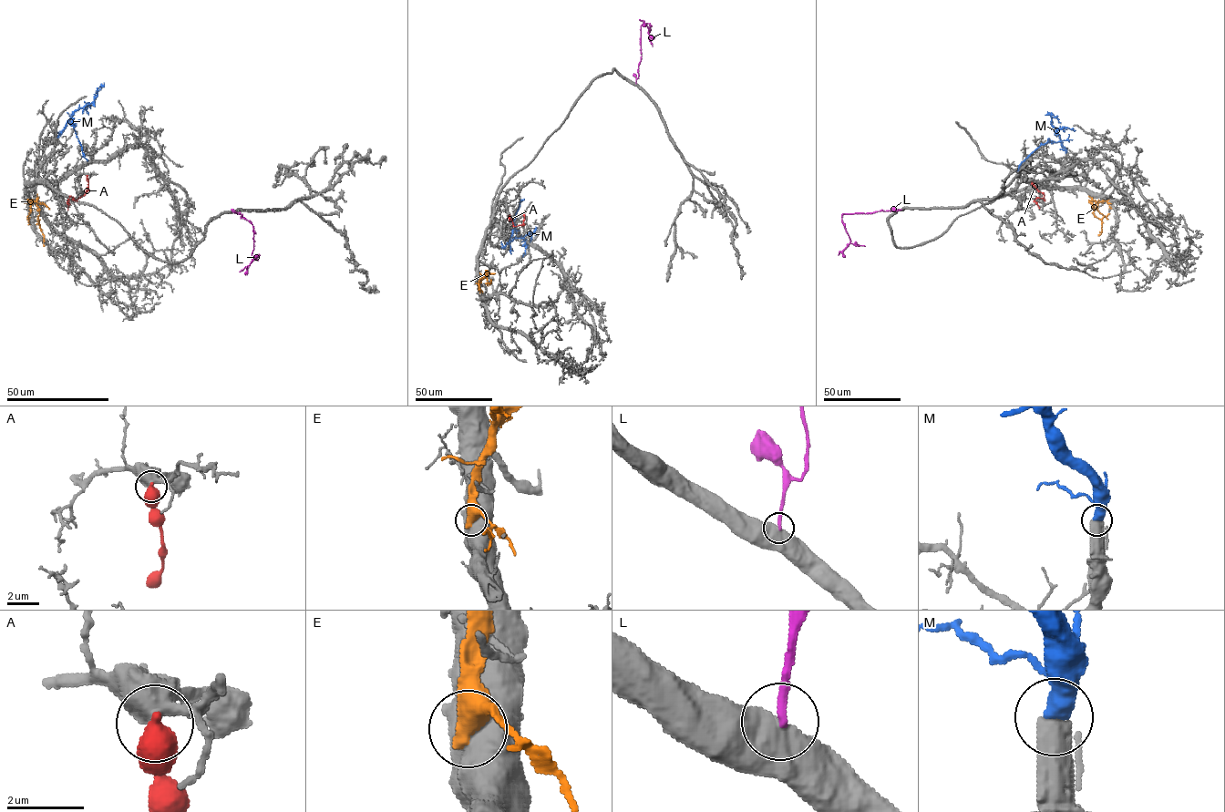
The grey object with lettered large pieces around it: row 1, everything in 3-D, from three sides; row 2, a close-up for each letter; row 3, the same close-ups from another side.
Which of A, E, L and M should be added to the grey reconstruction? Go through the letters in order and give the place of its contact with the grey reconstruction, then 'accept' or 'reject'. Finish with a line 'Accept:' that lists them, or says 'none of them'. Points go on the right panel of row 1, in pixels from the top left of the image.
A: meets grey at (1032, 182); reject
E: meets grey at (1107, 200); reject
L: meets grey at (901, 210); reject
M: meets grey at (1065, 152); accept
Accept: M

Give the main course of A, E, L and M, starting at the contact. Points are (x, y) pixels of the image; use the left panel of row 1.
A: (87, 176), (88, 186), (85, 194), (77, 200), (68, 197), (68, 210)
E: (27, 200), (36, 202), (39, 210), (37, 219), (44, 246)
L: (235, 211), (252, 224), (254, 233), (252, 261), (240, 272)
M: (57, 137), (68, 122), (73, 122), (83, 156), (87, 161)

